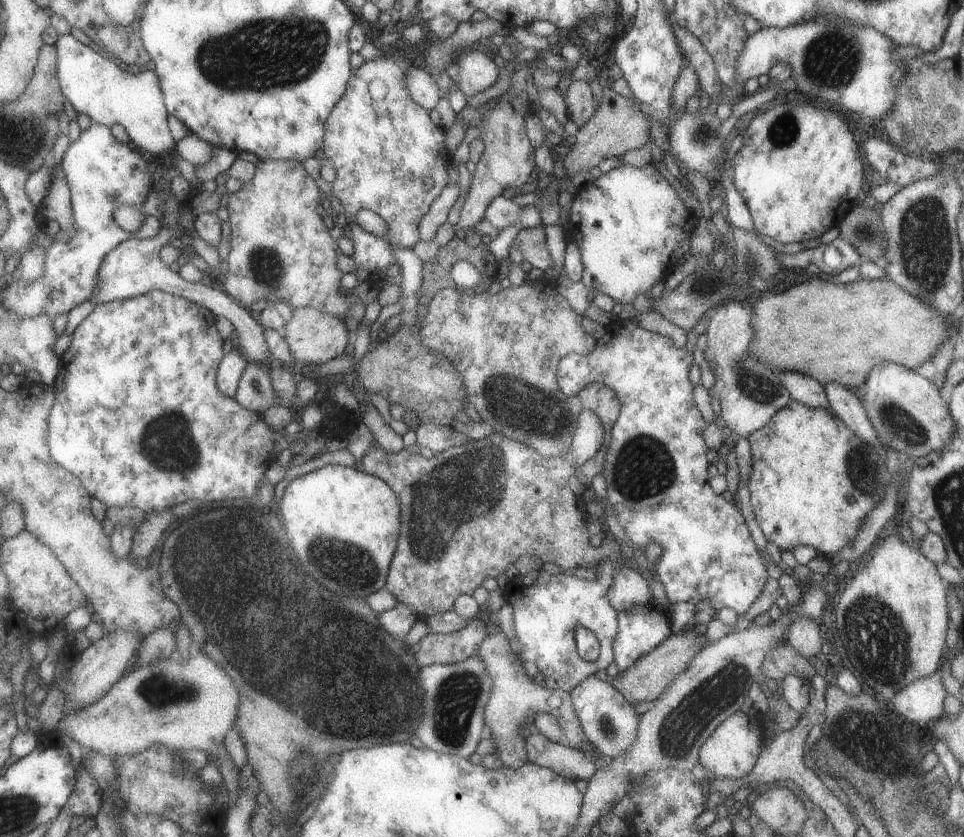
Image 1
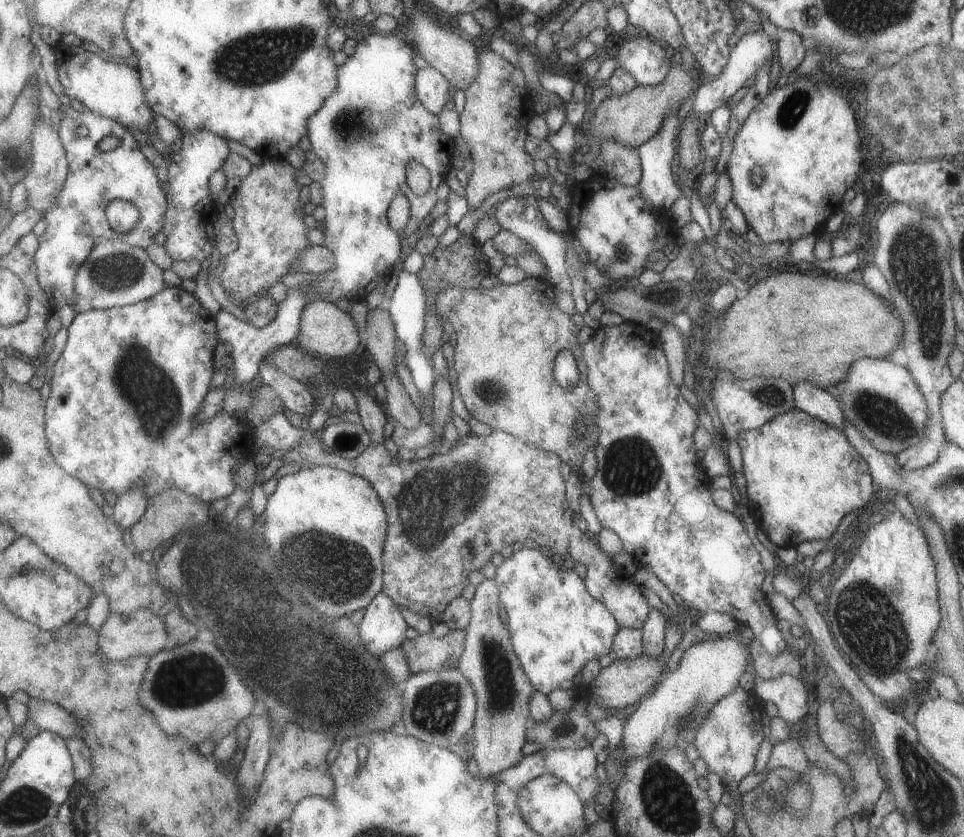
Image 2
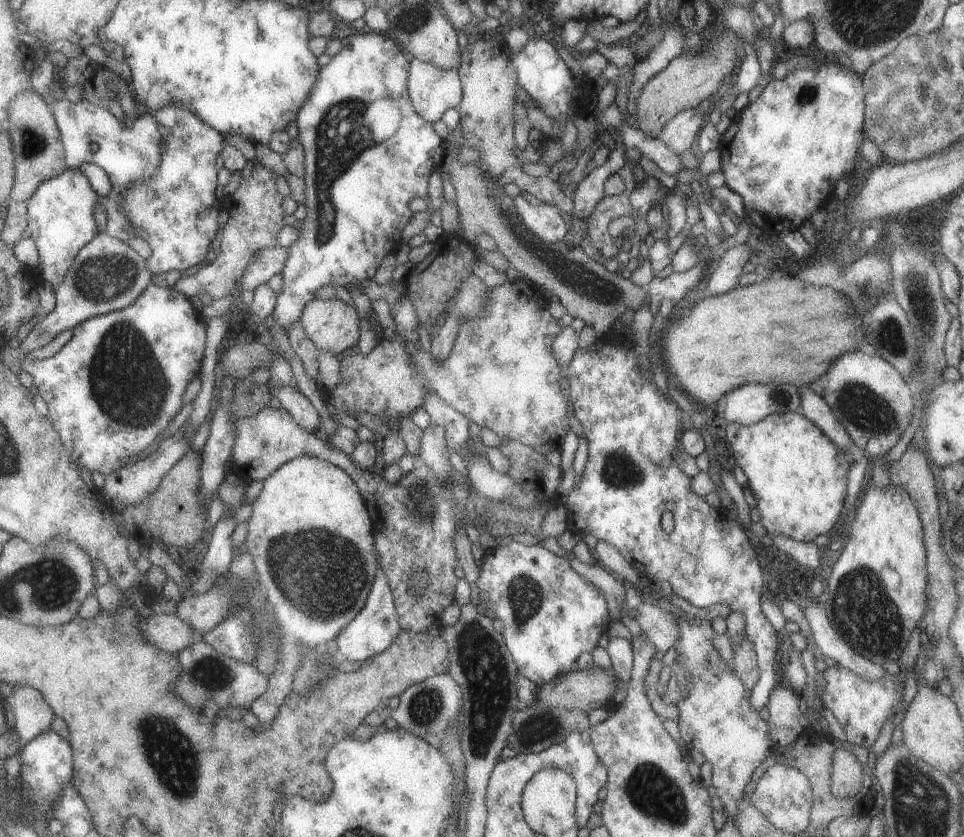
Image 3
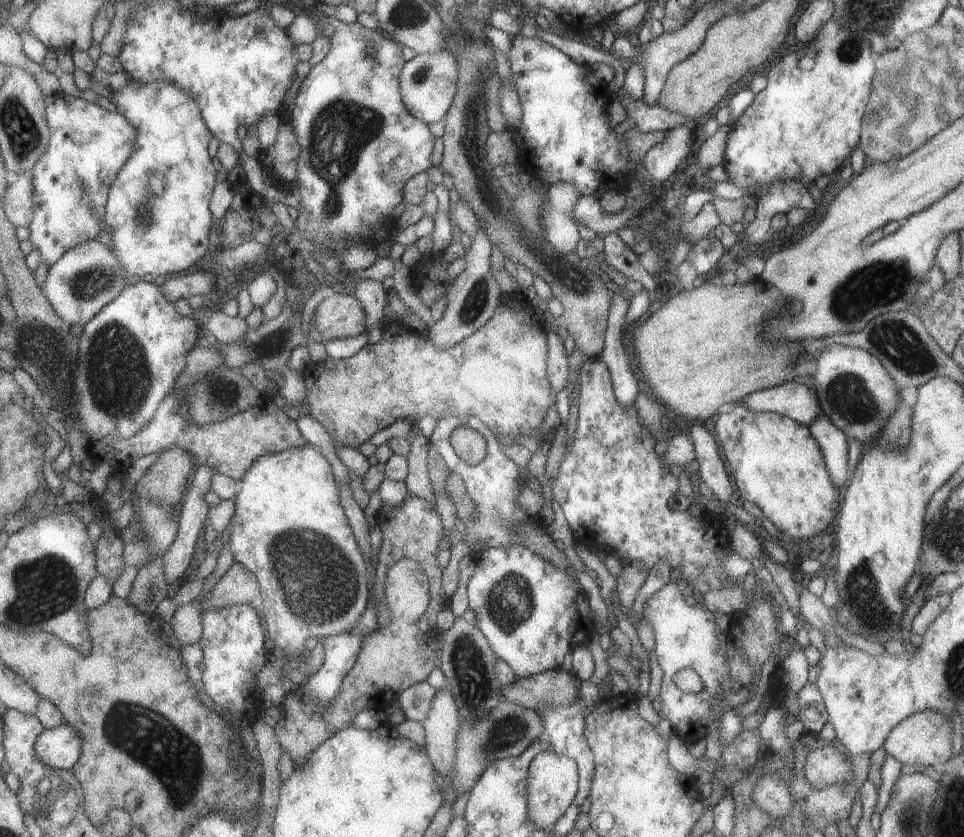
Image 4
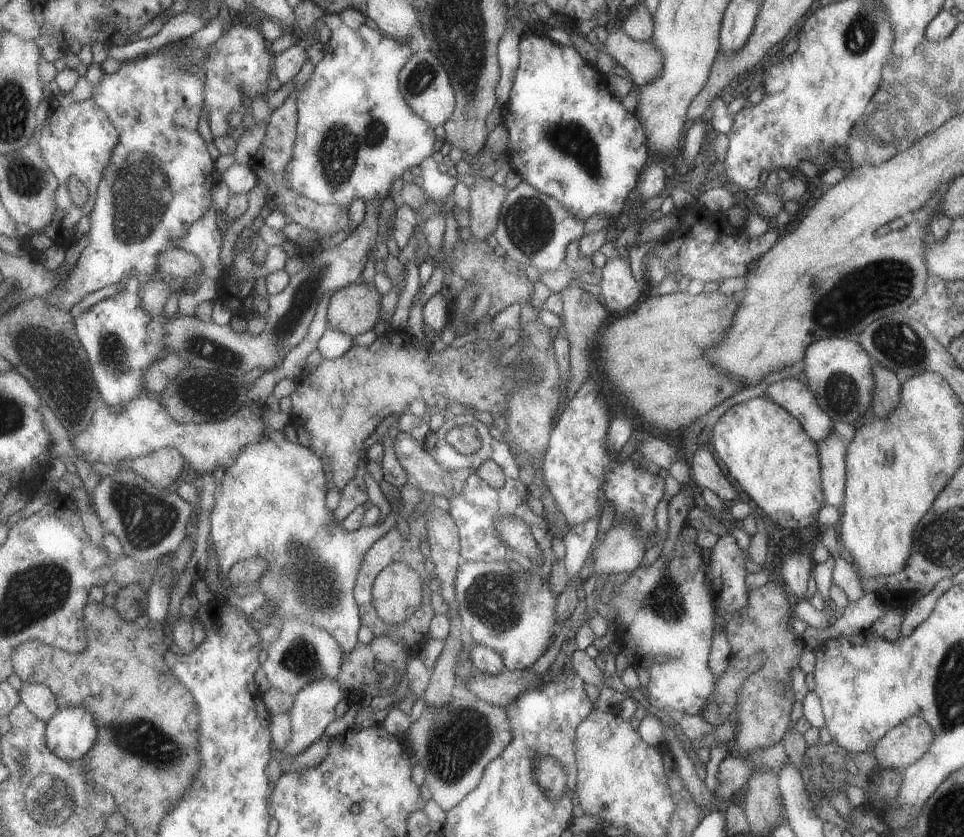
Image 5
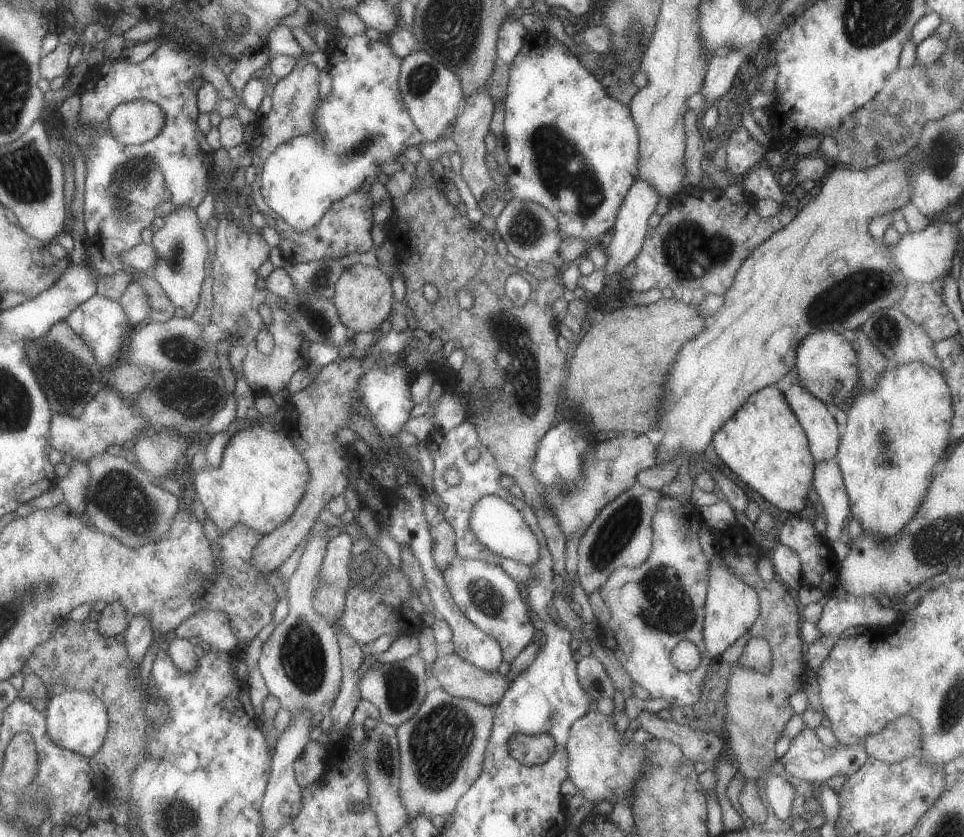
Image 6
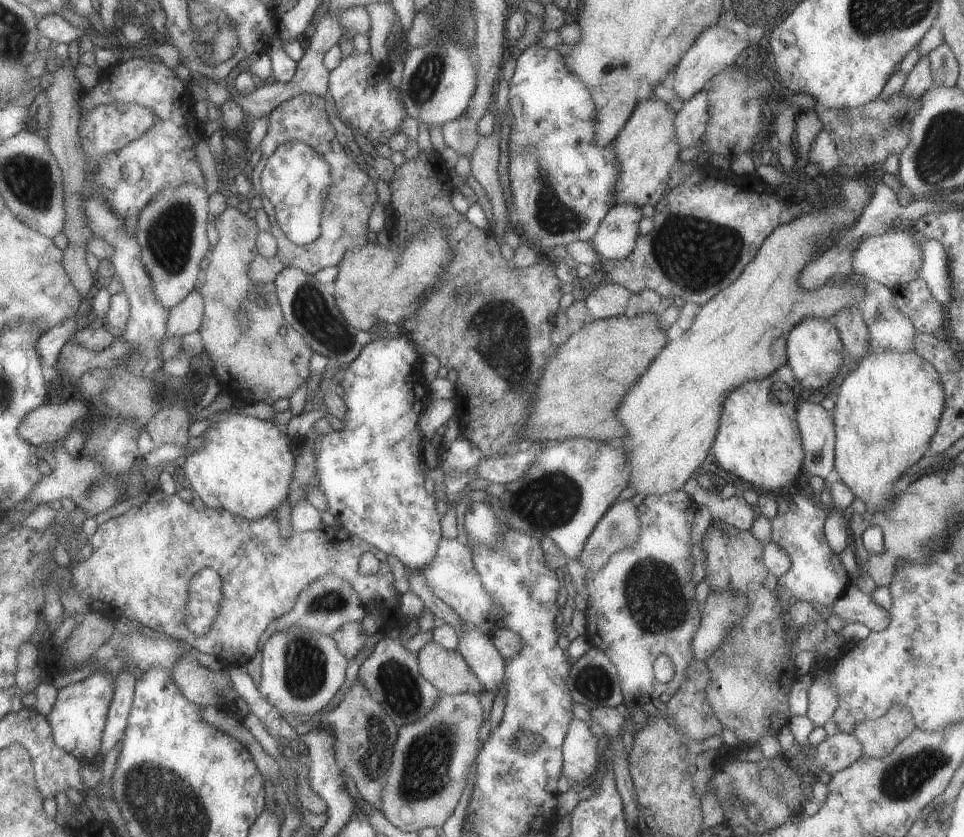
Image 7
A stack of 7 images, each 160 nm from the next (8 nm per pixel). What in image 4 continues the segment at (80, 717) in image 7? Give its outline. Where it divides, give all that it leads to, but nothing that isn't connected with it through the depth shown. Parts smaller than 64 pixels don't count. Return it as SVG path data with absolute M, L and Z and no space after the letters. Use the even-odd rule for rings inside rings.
M67 722L45 729L35 743L35 752L41 762L54 769L71 770L82 753L82 740L78 732L77 728Z

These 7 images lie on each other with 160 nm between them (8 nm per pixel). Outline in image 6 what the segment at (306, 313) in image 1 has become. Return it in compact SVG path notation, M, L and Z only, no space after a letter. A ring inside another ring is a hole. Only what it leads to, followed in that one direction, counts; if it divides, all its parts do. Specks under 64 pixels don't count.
M361 263L349 266L336 284L336 295L333 300L339 309L342 321L354 333L372 333L386 329L386 323L393 314L395 296L393 282L380 267L370 267Z

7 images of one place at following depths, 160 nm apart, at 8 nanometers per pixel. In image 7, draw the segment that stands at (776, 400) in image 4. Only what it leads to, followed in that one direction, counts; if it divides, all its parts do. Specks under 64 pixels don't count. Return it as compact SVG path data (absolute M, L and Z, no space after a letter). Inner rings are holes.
M797 394L796 403L796 421L804 450L804 478L819 476L824 479L834 468L834 424L831 411L826 411L819 403L802 400L800 394Z

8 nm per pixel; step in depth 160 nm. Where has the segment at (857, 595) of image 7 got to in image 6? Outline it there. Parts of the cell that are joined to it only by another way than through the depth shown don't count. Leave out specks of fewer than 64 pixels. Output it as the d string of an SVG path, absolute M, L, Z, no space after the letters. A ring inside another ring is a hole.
M845 593L841 597L828 598L825 604L822 606L819 619L814 622L817 630L817 636L815 642L808 644L804 647L804 660L805 665L810 670L809 676L815 676L816 670L821 664L821 659L830 651L830 648L834 645L834 642L838 639L839 634L849 626L863 626L867 630L874 626L889 626L897 622L900 619L900 614L895 609L881 608L877 598L865 595L862 597L856 597Z

